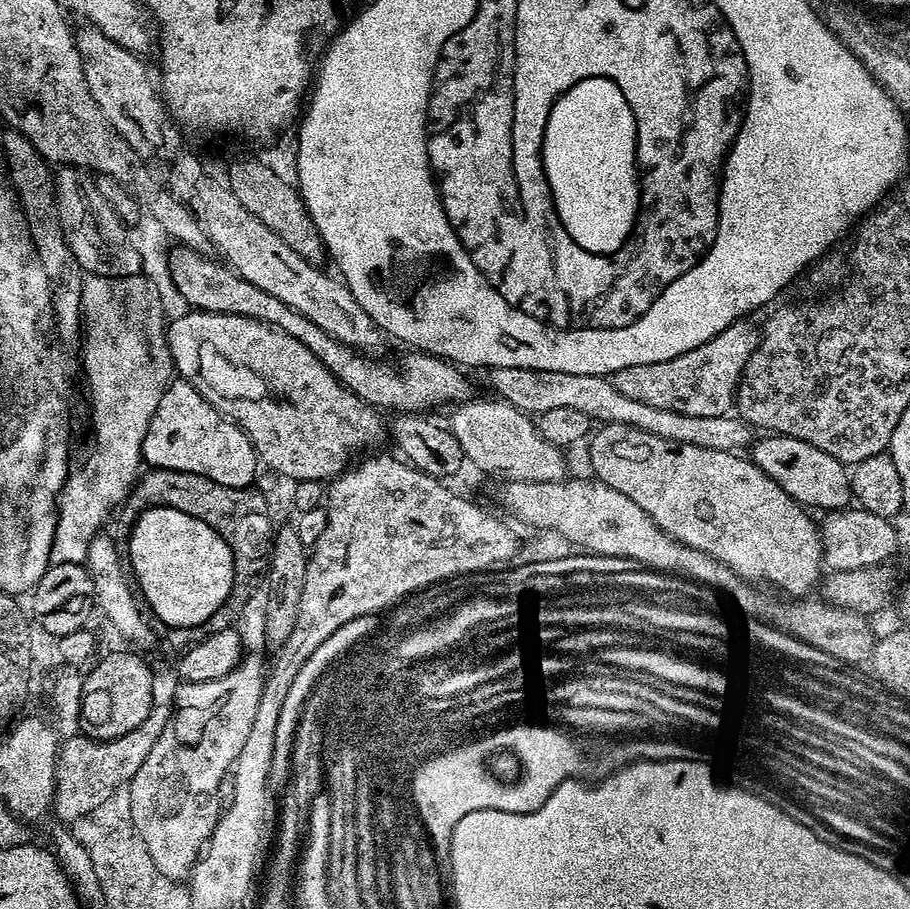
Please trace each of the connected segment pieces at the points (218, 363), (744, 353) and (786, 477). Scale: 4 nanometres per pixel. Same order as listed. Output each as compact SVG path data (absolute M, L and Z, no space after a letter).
M188 310L185 313L185 316L178 317L173 324L171 321L166 328L168 349L172 355L172 362L179 379L187 380L188 383L194 385L198 390L198 394L202 394L202 398L206 398L206 402L210 402L210 406L214 406L222 415L227 416L229 420L233 420L251 438L252 444L256 447L259 463L263 467L265 464L266 467L273 468L278 475L289 476L292 482L301 480L328 482L339 476L341 472L345 471L353 463L352 455L355 452L360 452L363 448L374 447L383 436L385 439L386 420L380 417L383 415L373 408L371 404L367 404L361 396L355 396L302 342L298 342L298 338L292 338L290 334L278 330L272 324L263 324L261 320L246 318L245 316L222 314L221 312L202 312L199 310Z
M748 318L736 320L726 326L722 334L710 338L710 342L702 342L702 346L694 350L686 350L686 354L678 354L678 358L642 366L626 366L612 373L612 385L626 394L626 398L658 406L658 410L702 418L725 415L733 407L740 376L760 341L760 328L752 325L752 322Z
M764 434L751 445L750 458L760 467L762 474L774 478L790 498L794 498L805 509L824 508L825 513L834 512L842 508L847 508L853 503L852 481L849 469L838 458L830 458L826 450L818 450L818 446L810 446L810 442L802 442L802 438L790 438L779 434Z

